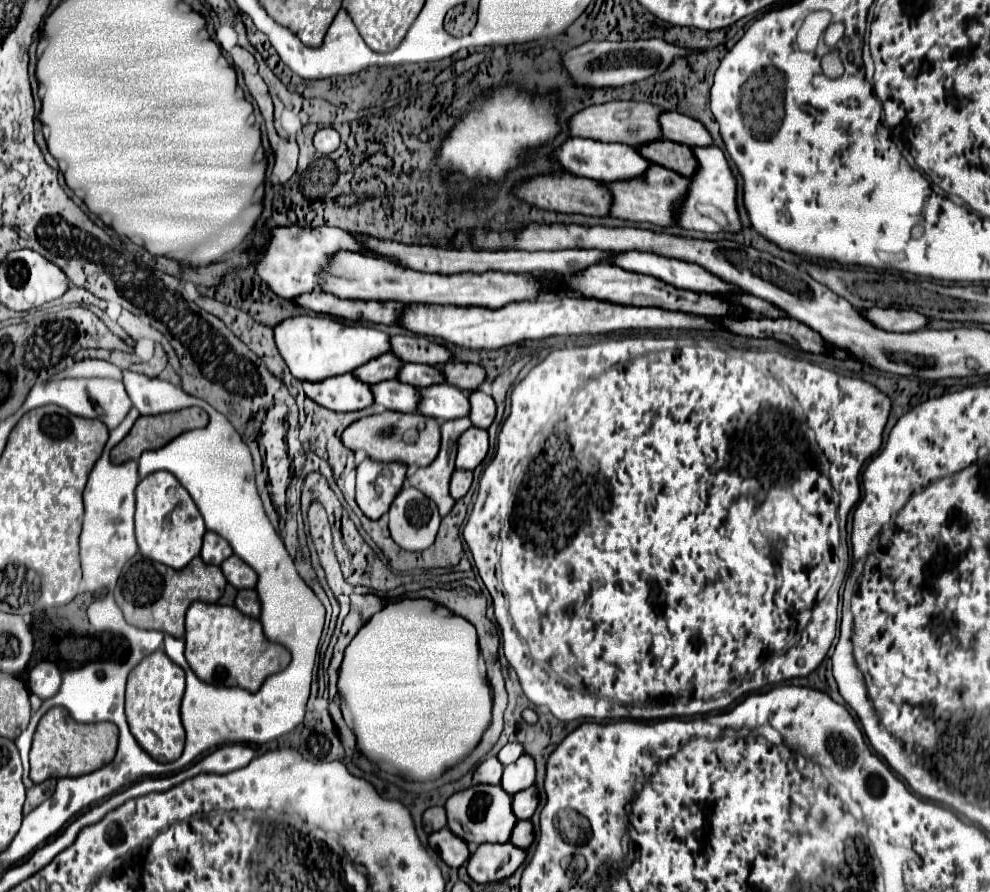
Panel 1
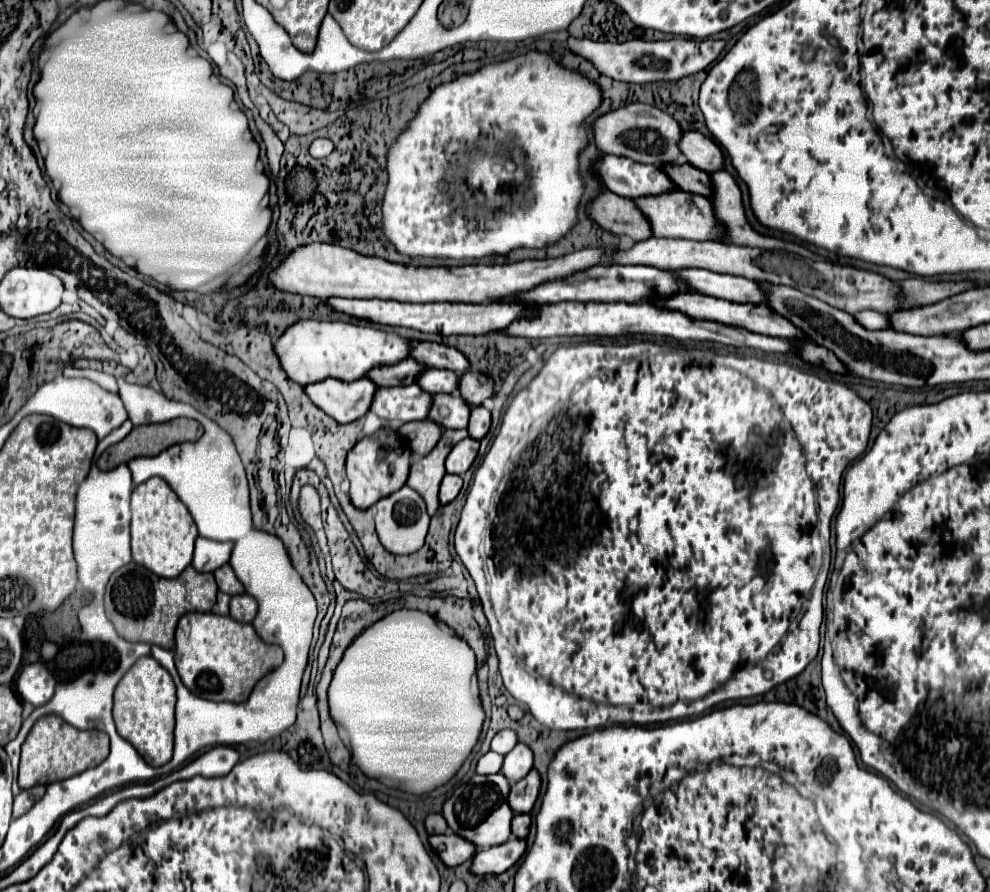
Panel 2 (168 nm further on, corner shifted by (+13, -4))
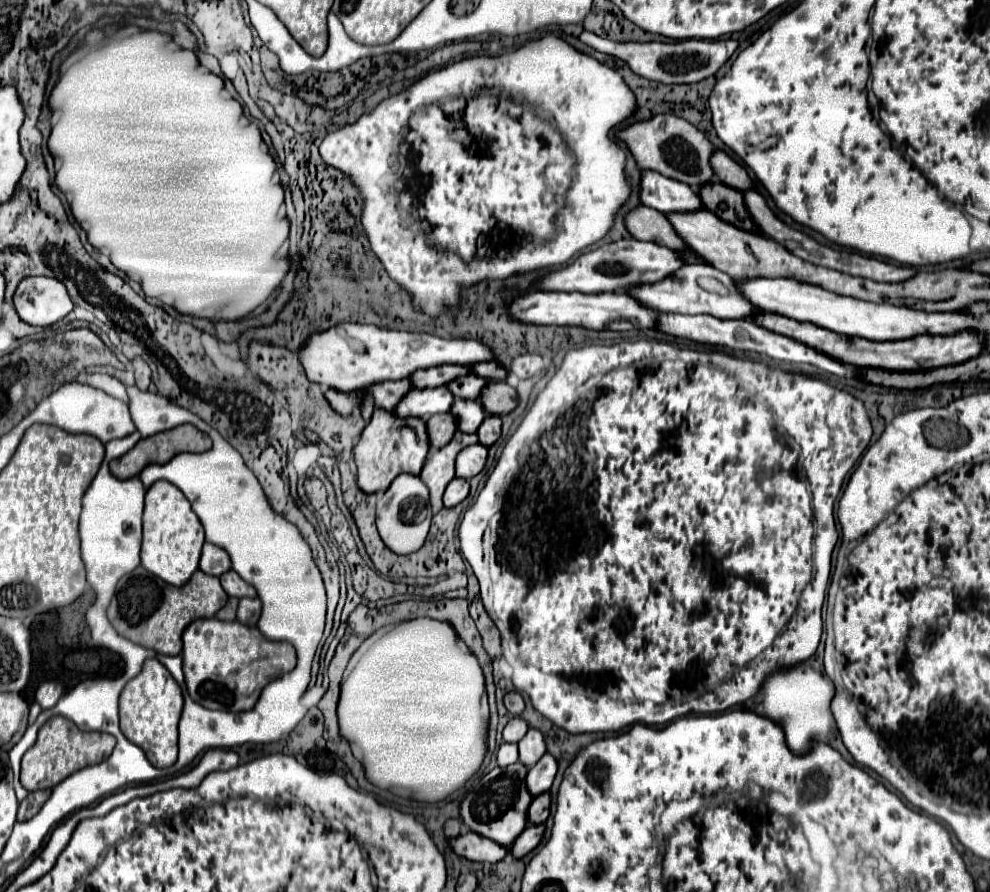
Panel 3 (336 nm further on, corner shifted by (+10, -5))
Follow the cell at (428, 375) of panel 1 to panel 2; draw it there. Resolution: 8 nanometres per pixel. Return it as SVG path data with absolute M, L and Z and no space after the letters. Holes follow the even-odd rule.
M426 368L420 372L420 376L416 378L416 384L428 392L428 394L438 394L438 392L446 392L452 394L456 390L456 380L458 376L454 372L448 370L432 370Z

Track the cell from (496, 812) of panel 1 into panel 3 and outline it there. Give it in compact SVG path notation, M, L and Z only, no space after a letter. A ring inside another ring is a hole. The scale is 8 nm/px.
M517 761L507 767L495 767L493 771L483 775L475 789L461 803L463 825L487 839L493 839L499 845L511 845L527 827L527 809L533 801L525 783L527 771L529 769L521 761Z

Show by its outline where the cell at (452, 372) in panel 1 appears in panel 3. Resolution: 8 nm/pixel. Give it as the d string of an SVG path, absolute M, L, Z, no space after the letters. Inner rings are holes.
M495 381L489 383L487 389L483 389L483 407L489 415L507 415L511 413L517 403L519 403L519 395L517 391L513 393L513 387L509 387L505 381Z

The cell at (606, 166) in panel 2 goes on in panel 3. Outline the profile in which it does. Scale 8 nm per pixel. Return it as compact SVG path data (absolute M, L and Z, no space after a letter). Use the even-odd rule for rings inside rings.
M643 171L641 201L661 213L689 213L703 209L703 201L697 191L687 189L681 181L671 181L661 173L651 171Z

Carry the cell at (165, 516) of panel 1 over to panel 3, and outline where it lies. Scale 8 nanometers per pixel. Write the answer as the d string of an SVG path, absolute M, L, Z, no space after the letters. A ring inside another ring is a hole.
M157 481L147 489L143 513L143 547L141 565L175 587L185 585L199 567L205 533L199 517L193 513L185 495L169 481Z

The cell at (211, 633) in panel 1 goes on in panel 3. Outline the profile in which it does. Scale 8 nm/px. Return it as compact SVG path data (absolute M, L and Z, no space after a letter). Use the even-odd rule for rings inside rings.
M199 619L183 633L183 673L189 695L207 709L249 711L255 707L263 687L289 673L297 665L295 647L287 641L269 641L259 629L253 631L239 621Z

